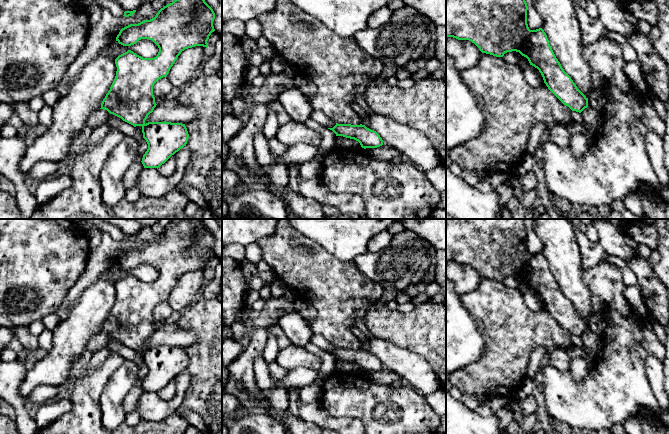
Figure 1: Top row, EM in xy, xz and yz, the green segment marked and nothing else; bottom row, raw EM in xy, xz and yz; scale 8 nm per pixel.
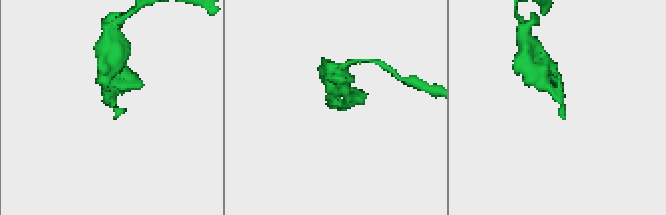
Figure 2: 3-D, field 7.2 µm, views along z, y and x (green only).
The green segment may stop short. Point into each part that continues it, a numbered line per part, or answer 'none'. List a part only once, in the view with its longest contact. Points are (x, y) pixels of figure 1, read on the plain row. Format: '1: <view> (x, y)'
none

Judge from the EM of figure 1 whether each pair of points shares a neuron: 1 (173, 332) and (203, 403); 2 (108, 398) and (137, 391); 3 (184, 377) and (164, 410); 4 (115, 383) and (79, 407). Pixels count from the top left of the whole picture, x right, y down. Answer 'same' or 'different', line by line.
1: different
2: different
3: same
4: different

